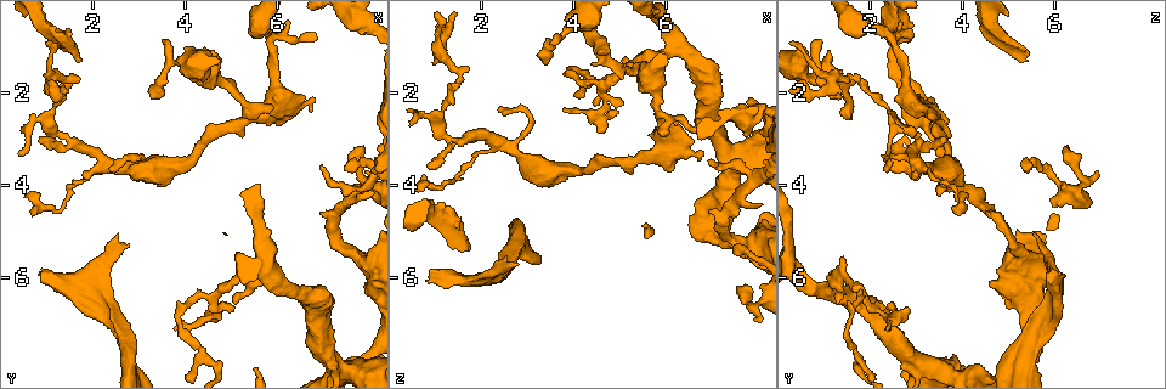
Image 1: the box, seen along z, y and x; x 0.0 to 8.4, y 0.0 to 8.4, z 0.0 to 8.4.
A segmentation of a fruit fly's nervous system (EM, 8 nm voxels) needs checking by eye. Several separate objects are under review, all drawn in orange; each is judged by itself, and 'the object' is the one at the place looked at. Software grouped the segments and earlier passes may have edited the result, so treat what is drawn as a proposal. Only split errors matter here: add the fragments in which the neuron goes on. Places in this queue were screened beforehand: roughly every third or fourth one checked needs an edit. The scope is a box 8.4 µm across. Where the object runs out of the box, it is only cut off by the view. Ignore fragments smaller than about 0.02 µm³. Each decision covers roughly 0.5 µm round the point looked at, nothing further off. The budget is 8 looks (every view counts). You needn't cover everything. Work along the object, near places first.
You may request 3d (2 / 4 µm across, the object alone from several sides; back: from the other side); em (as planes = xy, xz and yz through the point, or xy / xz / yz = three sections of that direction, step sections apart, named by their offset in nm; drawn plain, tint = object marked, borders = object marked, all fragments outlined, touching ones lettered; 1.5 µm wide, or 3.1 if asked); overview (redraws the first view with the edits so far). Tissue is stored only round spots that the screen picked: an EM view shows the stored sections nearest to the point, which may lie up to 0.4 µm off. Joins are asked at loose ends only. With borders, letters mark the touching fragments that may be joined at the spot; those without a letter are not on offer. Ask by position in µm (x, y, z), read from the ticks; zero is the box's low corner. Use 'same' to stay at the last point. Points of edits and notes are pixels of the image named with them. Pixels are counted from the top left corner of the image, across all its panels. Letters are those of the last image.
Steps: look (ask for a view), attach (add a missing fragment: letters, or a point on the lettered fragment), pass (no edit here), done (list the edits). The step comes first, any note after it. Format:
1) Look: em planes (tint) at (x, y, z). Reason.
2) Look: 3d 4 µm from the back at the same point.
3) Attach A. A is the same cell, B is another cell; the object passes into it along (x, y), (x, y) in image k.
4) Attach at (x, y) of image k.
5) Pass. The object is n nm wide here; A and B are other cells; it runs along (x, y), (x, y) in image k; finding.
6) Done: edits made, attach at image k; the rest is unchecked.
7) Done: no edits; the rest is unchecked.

Look: 3d 4 µm at (1.70, 1.35, 5.45). Branch stops here.

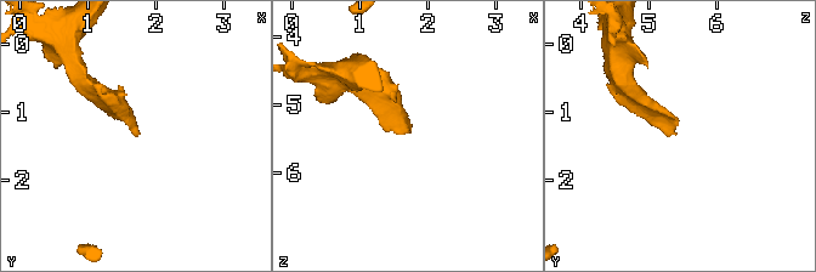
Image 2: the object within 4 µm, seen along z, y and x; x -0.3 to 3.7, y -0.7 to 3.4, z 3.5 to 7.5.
Look: em xz step 4 (borders) at (1.75, 1.30, 5.40). Shape alone is not enough.

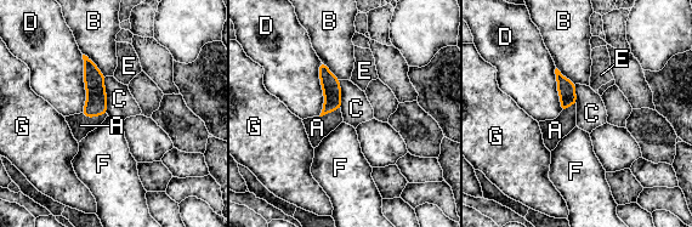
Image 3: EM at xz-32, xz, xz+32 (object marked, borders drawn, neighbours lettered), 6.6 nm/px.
Look: em planes (borders) at the same point. Cut it another way.

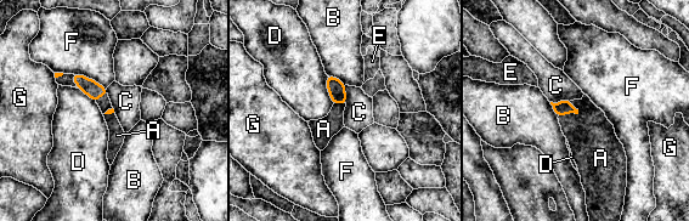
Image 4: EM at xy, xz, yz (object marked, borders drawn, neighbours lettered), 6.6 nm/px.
Attach at (591, 136) of image 4. A is the same cell, B, C, D, E, F and G are other cells; the object passes into it along (564, 107), (569, 112), (591, 136) in image 4; it goes on there.

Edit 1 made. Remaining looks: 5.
Look: overview.

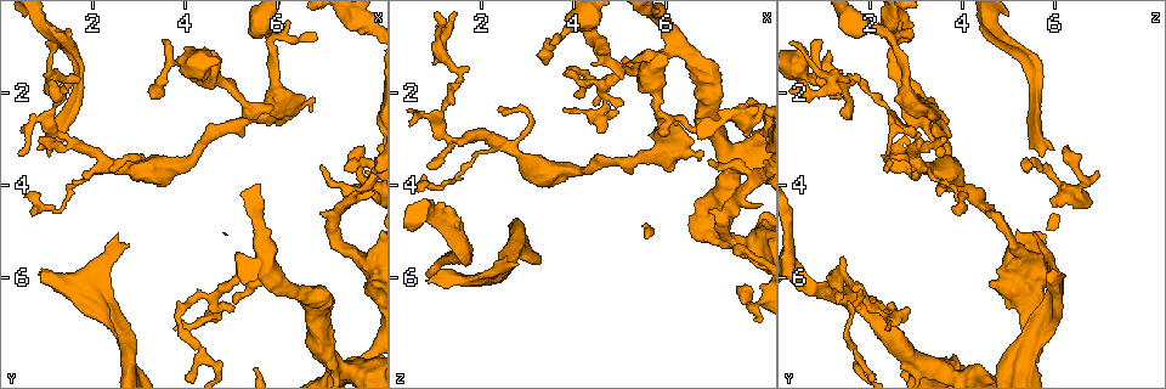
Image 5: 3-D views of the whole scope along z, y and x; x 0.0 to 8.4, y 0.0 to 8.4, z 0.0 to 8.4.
Look: em yz step 8 (tint) at (7.50, 3.70, 5.35). Free end.

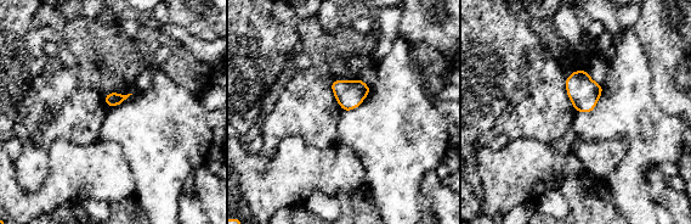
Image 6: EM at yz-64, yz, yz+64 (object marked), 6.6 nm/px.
Look: em planes (tint) at the same point. Cut it another way.

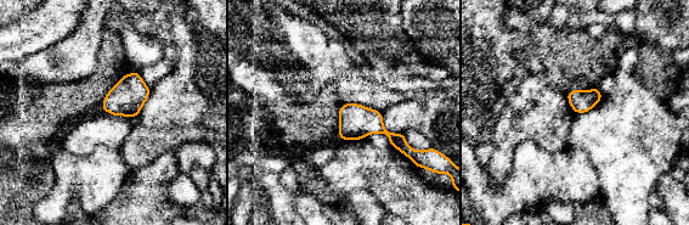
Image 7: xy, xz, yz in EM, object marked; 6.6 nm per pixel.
Look: em planes (borders) at the same point. What lies round it.

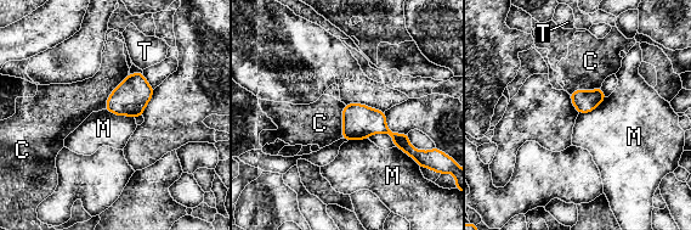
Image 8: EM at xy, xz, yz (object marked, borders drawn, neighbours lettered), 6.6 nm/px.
Pass. C, M and T are other cells; a border runs along (105, 108), (134, 118) in image 8; none of them fits.

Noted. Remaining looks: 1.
Done: edits made, attach at image 4; the rest is unchecked.

